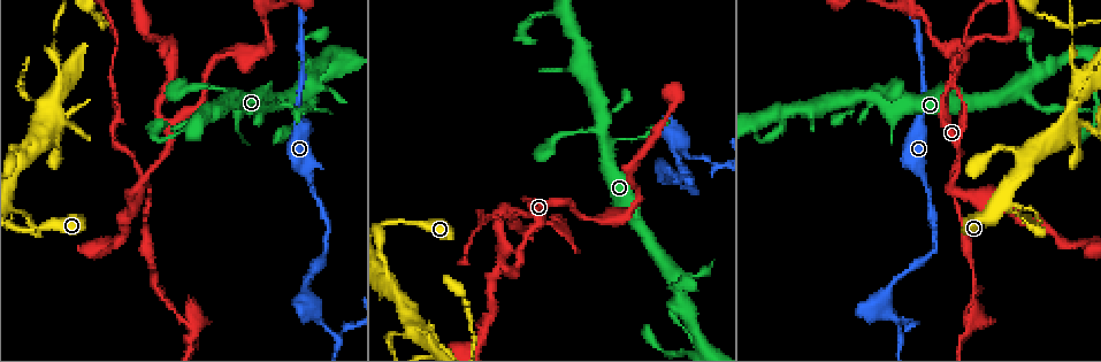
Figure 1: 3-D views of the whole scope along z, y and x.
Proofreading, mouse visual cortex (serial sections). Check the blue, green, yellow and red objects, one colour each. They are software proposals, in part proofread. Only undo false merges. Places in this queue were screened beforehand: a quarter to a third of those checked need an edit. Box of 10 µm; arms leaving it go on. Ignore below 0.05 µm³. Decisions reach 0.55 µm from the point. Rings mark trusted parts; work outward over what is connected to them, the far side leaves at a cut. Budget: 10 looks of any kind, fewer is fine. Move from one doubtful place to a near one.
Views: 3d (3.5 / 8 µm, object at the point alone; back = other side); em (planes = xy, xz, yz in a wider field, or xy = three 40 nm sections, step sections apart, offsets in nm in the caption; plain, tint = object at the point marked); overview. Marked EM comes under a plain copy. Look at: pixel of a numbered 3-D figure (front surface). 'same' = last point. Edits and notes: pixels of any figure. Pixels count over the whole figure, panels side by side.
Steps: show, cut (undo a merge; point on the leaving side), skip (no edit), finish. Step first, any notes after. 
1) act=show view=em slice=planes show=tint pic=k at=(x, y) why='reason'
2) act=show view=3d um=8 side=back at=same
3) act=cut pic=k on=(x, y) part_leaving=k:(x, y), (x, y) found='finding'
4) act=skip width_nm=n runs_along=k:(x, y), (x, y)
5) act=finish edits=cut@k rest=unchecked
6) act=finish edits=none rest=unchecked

act=show view=3d um=3.5 pic=1 at=(261, 48) why='calibre changes'

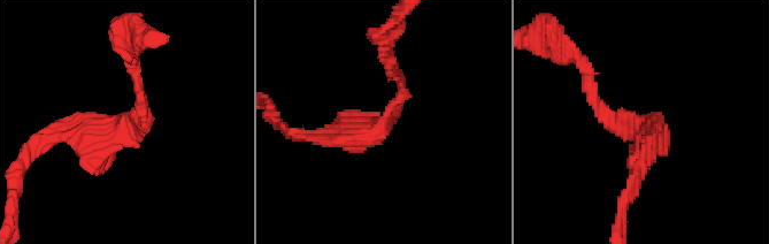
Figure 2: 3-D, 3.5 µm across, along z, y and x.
act=show view=em slice=planes show=tint pic=2 at=(633, 127) arm_widths_nm=150,250

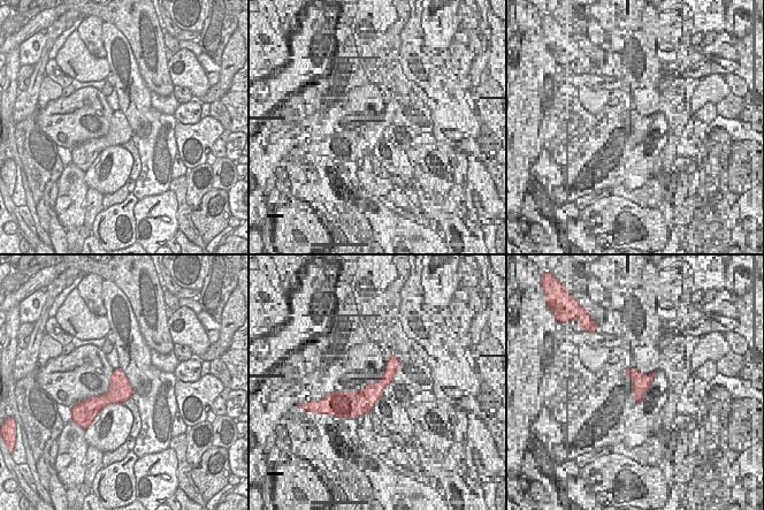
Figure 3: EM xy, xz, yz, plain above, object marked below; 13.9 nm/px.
act=skip width_nm=320 runs_along=2:(317, 135), (378, 129), (402, 93), (395, 73) found='all the same cell'

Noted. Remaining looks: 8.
act=show view=3d um=8 pic=1 at=(308, 57) why='sharp bend'

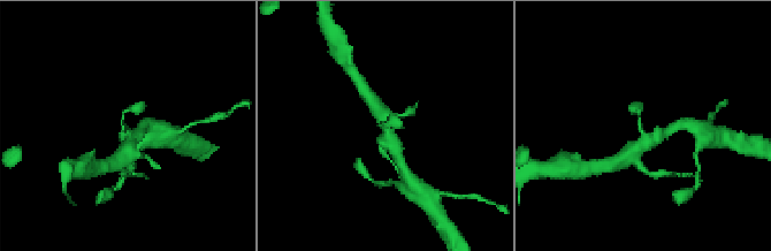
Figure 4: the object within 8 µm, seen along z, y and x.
act=show view=em slice=xy step=1 show=tint at=same why='now the EM'

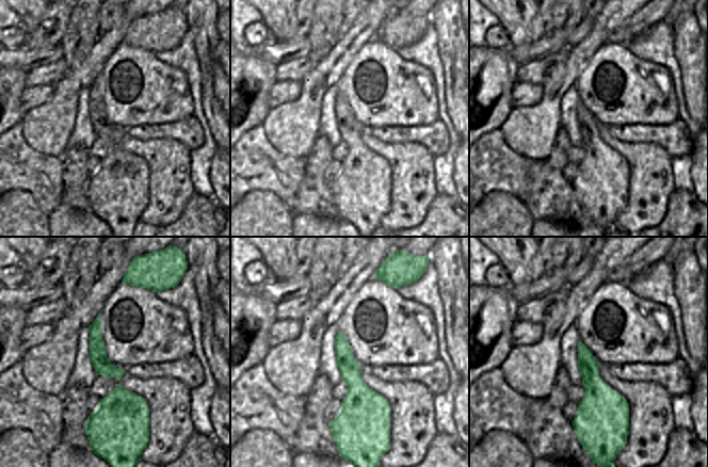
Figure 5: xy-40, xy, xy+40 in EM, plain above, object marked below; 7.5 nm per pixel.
act=skip width_nm=160 runs_along=5:(97, 321), (97, 355), (118, 375) found='continuous, no second cell'

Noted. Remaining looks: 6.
act=show view=3d um=3.5 side=back pic=1 at=(949, 178) why='sharp bend'

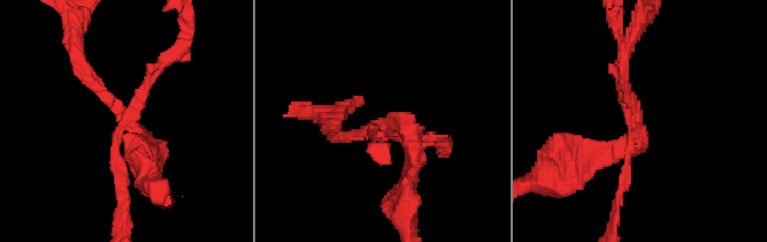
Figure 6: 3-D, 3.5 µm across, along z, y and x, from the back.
act=show view=em slice=xy step=1 show=tint pic=6 at=(386, 120) arms=4 arm_widths_nm=100,100,150,250 why='need the tissue'

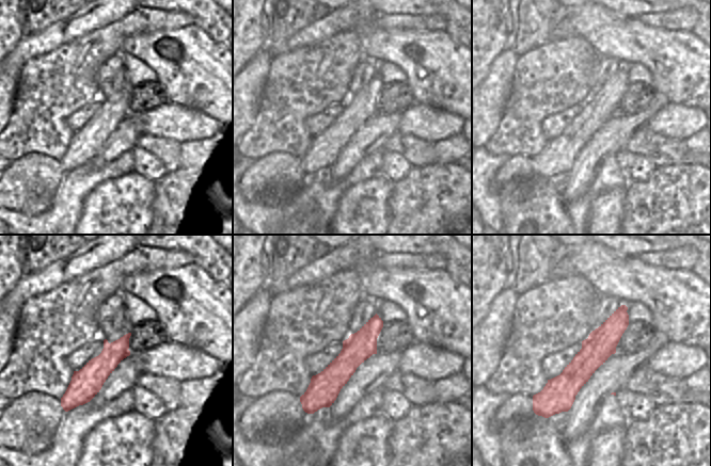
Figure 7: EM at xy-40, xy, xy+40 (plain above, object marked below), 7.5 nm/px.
act=cut pic=6 on=(150, 78) part_leaving=6:(123, 123), (113, 148), (123, 226) found='two cells meet here'

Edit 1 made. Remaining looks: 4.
act=show view=3d um=3.5 pic=1 at=(25, 92)

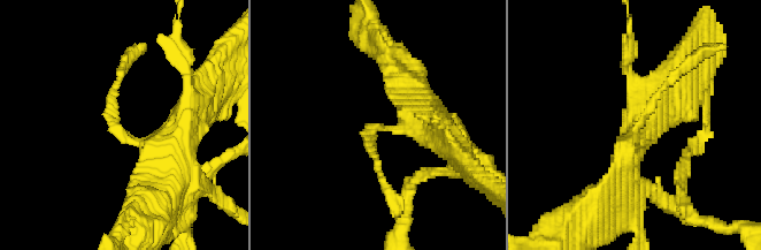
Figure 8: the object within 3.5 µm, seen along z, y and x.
act=show view=em slice=xy step=3 show=tint pic=8 at=(636, 129) arm_widths_nm=100,400 why='shape alone is not enough'

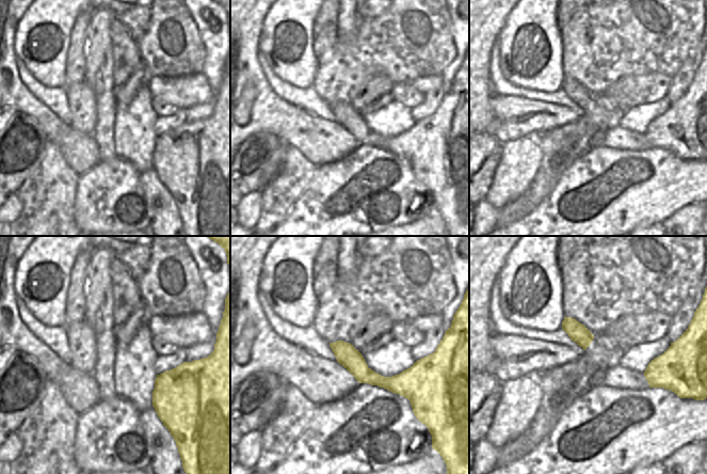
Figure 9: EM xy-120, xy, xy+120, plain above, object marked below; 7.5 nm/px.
act=skip found='all the same cell'

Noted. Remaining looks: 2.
act=finish edits=cut@6 rest=unchecked

